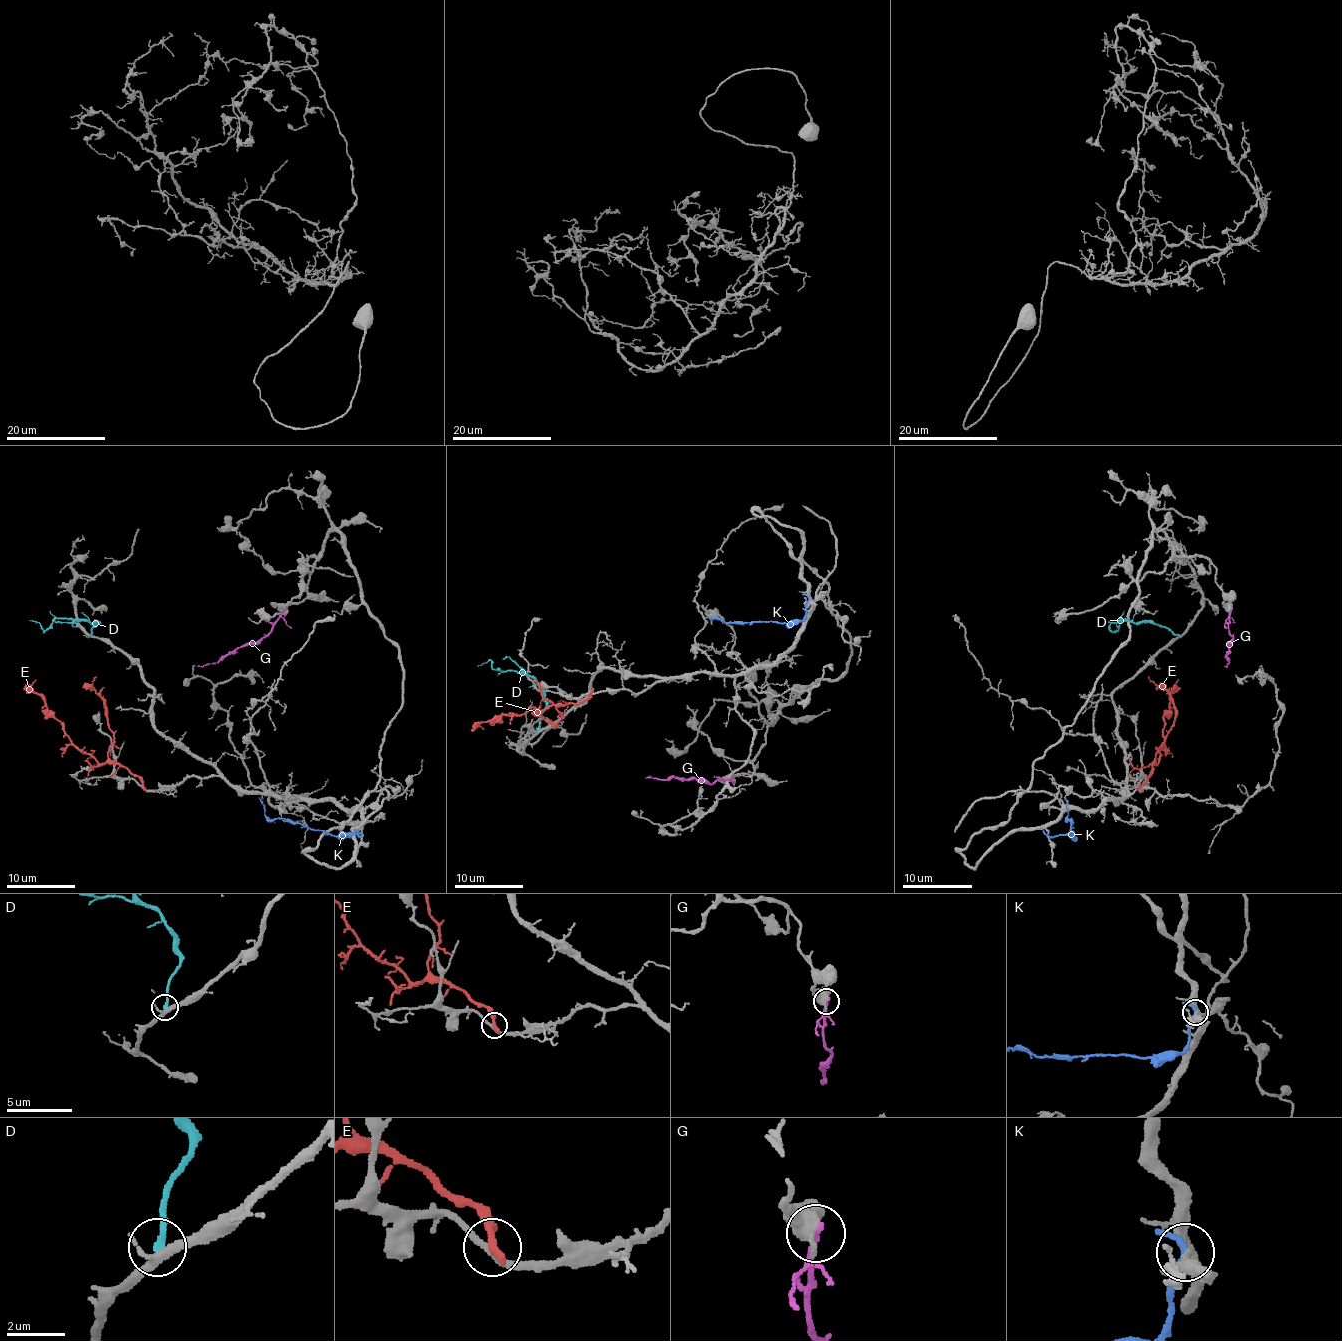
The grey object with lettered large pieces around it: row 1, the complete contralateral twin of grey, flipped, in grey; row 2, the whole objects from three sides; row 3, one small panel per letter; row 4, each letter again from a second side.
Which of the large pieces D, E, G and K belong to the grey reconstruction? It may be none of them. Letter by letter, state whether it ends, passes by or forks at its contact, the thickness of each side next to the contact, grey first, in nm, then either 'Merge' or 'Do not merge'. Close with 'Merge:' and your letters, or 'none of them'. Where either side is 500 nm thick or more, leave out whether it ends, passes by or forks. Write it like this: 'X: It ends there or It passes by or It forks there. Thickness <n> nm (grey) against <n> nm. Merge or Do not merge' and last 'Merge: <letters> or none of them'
D: It ends there. Thickness 240 nm (grey) against 200 nm. Do not merge
E: It ends there. Thickness 240 nm (grey) against 340 nm. Do not merge
G: Thickness 650 nm (grey) against 220 nm. Do not merge
K: It passes by. Thickness 180 nm (grey) against 170 nm. Do not merge
Merge: none of them

